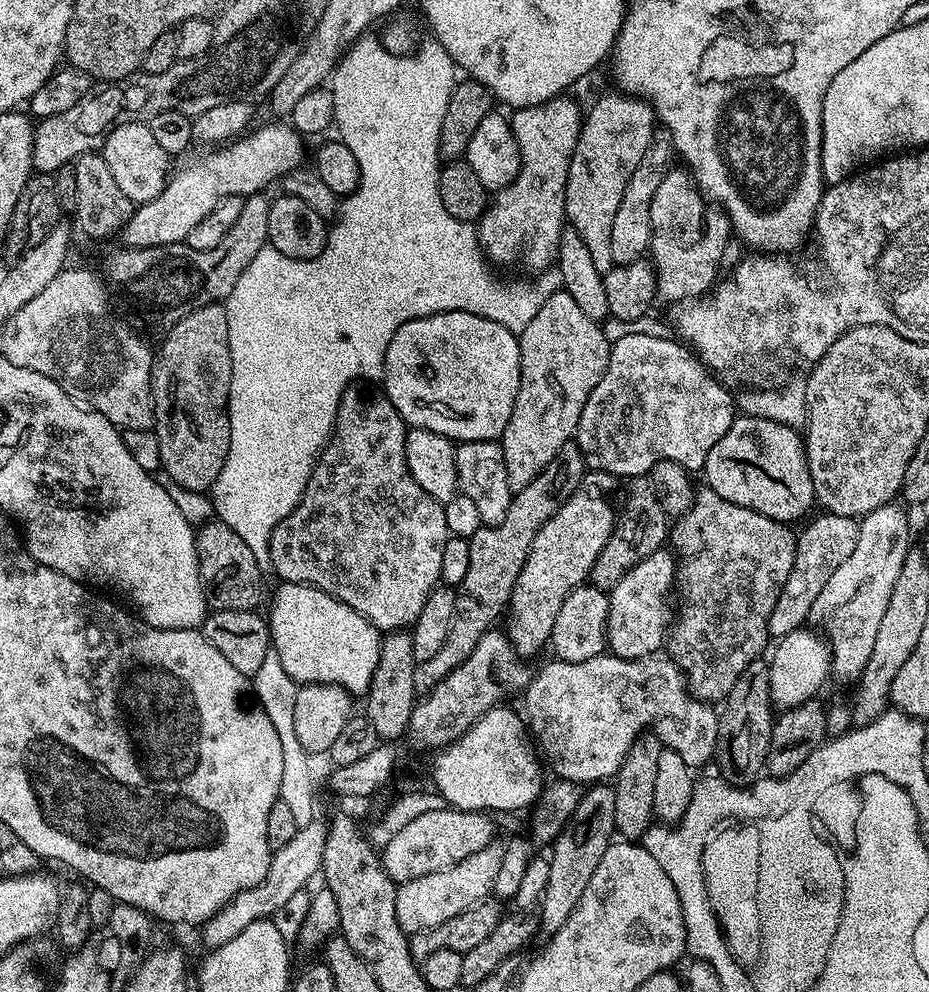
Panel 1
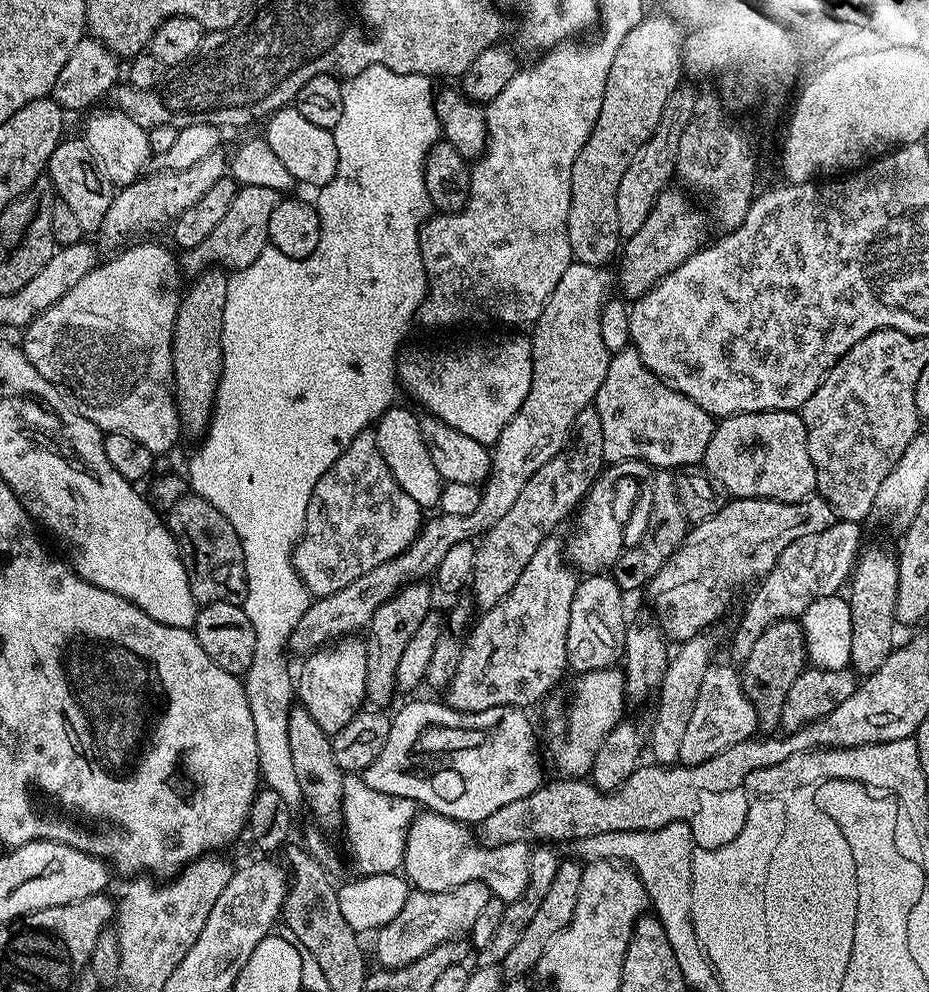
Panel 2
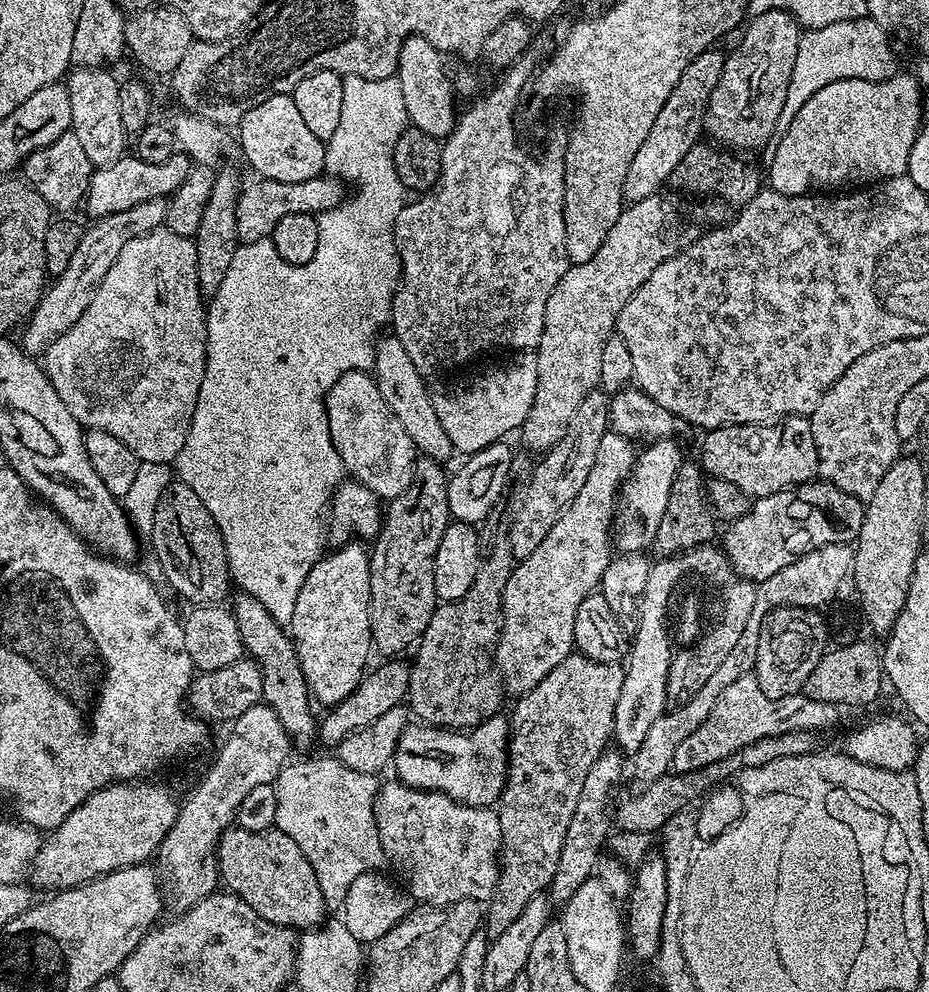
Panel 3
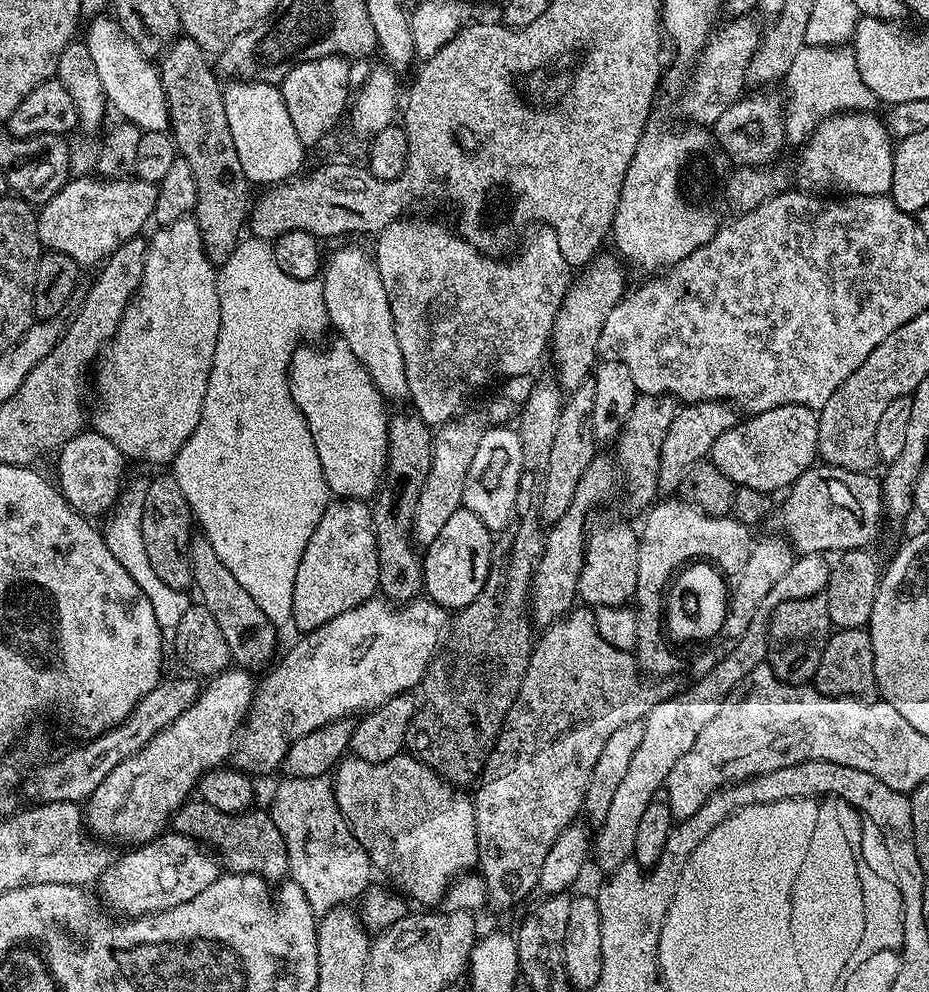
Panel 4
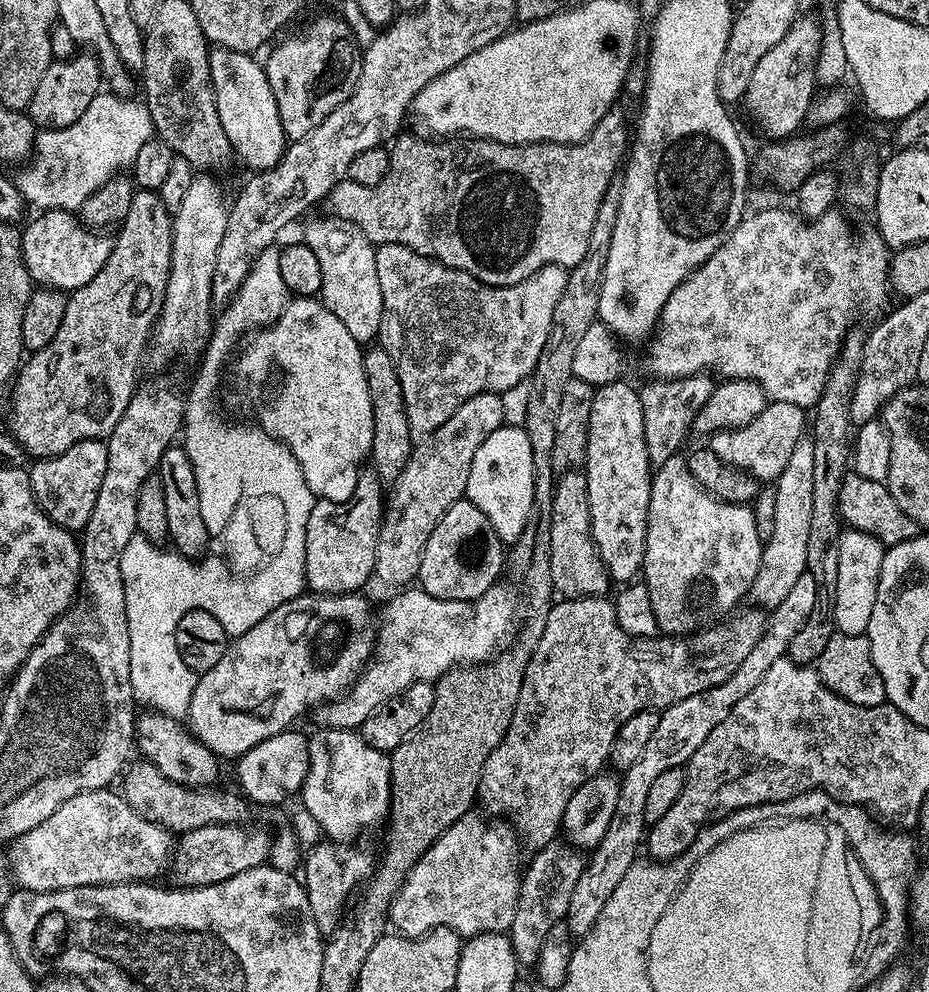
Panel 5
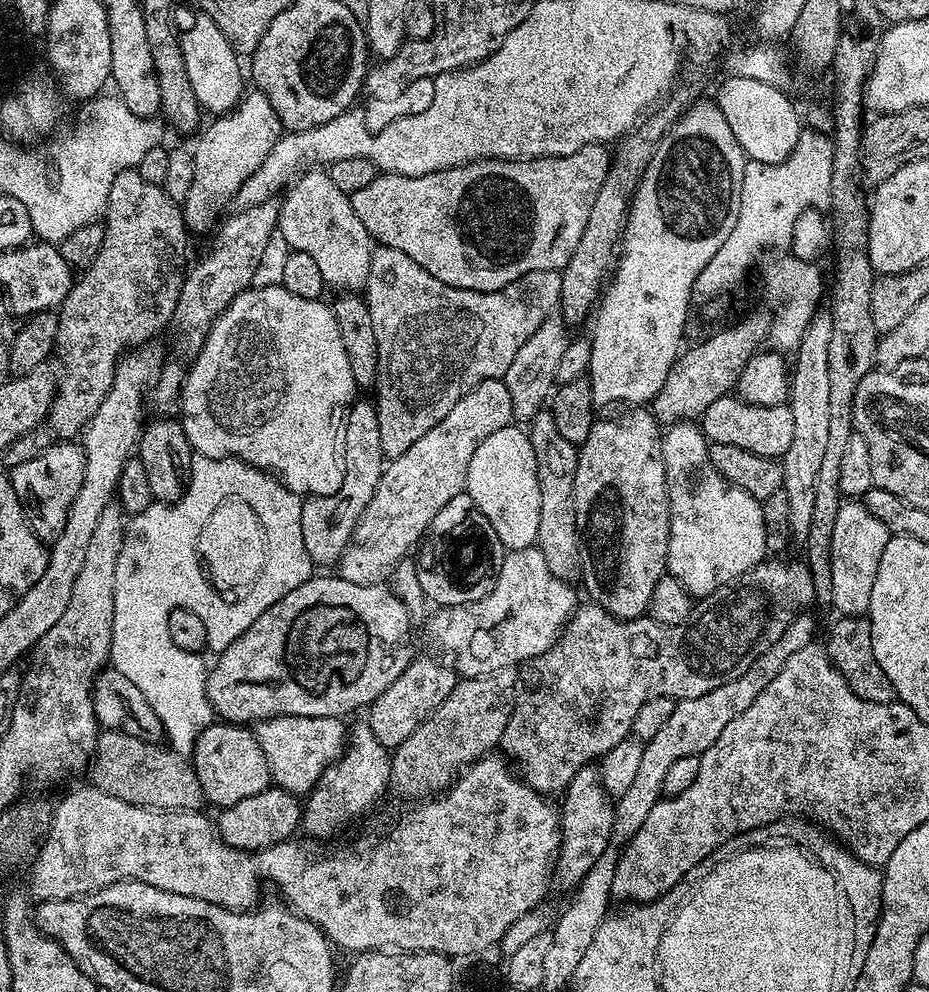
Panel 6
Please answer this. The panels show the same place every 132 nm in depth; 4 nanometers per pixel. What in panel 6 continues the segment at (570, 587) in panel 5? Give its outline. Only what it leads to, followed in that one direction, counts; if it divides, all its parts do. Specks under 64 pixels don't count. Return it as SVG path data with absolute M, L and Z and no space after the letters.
M541 410L526 428L534 446L534 458L538 466L538 534L535 547L546 558L546 567L554 578L575 581L580 575L580 535L574 514L574 474L578 466L577 445L562 438L558 426L554 426L551 411Z

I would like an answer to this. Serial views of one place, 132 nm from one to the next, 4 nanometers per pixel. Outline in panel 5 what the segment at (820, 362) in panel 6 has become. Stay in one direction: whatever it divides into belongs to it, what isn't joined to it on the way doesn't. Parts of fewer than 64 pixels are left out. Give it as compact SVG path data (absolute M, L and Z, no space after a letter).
M801 435L800 441L790 450L786 470L774 482L776 490L774 509L774 530L768 541L763 543L762 562L754 578L750 600L761 610L771 610L790 594L798 578L808 571L806 541L810 535L810 513L814 506L814 446L811 435Z

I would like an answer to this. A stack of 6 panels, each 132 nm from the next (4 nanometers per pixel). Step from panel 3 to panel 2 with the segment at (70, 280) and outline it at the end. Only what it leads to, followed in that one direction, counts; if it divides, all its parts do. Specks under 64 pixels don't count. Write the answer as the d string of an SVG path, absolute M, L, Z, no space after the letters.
M217 150L202 162L194 162L194 166L186 166L186 170L154 170L153 173L141 175L139 179L121 187L113 195L110 202L110 210L106 212L106 218L98 229L99 235L104 235L108 240L120 240L123 236L131 234L135 228L144 228L147 224L164 224L175 220L182 210L194 206L218 178L222 178L229 171L230 164L223 156L223 151Z

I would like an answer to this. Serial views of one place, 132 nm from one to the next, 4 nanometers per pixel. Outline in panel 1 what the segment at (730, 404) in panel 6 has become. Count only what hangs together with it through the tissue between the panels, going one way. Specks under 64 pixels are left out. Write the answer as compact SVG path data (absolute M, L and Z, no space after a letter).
M737 415L730 430L726 430L726 434L718 438L714 450L706 454L702 475L708 479L705 480L707 487L715 490L722 498L726 498L726 502L749 508L771 520L793 522L792 520L798 519L799 516L807 517L809 515L807 512L816 504L805 437L797 429L785 428L783 424L775 424L761 416Z

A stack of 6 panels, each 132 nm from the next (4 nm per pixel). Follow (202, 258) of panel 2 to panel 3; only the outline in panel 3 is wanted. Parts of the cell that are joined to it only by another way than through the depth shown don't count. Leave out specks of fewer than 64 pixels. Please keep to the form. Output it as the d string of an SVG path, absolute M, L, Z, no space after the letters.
M327 174L310 178L306 182L274 182L263 178L253 179L253 184L241 191L236 207L237 241L249 244L259 240L269 239L274 226L286 214L306 214L307 212L319 214L336 208L346 199L346 188L339 179Z

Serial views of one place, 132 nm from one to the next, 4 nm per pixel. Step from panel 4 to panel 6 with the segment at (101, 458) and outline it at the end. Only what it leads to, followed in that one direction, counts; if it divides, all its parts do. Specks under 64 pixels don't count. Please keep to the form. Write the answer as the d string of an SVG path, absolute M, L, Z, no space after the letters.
M54 442L38 458L30 458L30 462L22 462L22 466L10 469L10 479L18 494L28 525L34 530L38 539L51 542L62 534L62 526L74 506L74 498L78 498L78 490L82 490L82 476L86 474L86 458L83 447L76 442Z

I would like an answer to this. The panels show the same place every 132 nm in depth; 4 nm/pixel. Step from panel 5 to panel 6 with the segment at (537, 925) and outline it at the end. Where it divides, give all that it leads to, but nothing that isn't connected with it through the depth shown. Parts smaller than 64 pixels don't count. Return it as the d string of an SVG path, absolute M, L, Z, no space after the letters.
M595 767L578 770L562 793L564 805L559 805L560 849L556 855L555 879L567 890L575 889L582 878L602 858L604 851L612 844L614 830L614 800L600 784L600 774Z

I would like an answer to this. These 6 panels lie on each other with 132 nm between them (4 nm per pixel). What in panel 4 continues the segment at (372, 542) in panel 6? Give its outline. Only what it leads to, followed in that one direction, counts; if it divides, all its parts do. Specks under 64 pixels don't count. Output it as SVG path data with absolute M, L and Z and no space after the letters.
M463 416L449 420L435 433L432 441L430 474L426 474L426 482L420 491L412 519L412 534L417 545L432 544L434 538L438 538L438 530L446 526L446 518L450 518L450 514L463 505L466 474L470 474L470 462L474 462L474 453L478 451L478 442L485 431L474 417Z

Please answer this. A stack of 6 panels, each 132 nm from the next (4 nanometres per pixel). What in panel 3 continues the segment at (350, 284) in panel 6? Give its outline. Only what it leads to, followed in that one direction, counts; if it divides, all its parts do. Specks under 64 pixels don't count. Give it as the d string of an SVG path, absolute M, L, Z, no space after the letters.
M391 334L385 335L377 343L376 357L371 366L371 371L378 386L379 393L385 399L390 410L394 411L398 422L405 427L406 434L414 442L417 451L427 459L441 462L454 454L454 449L446 430L442 429L442 424L438 420L437 411L432 404L432 395L429 388L426 388L427 381L421 375L414 362L406 355L406 349L402 347L402 342Z

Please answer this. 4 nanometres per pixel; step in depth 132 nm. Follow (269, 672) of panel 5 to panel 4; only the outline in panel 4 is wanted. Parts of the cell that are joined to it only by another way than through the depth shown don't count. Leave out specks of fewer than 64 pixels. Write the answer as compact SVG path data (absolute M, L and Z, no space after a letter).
M235 666L229 667L207 681L184 713L170 726L166 726L156 737L132 757L119 762L112 773L107 774L102 784L86 801L86 828L93 836L105 841L121 840L124 846L139 846L156 839L169 827L172 815L193 795L200 777L212 768L221 767L231 757L236 737L252 709L252 698L257 685L252 684L253 673Z

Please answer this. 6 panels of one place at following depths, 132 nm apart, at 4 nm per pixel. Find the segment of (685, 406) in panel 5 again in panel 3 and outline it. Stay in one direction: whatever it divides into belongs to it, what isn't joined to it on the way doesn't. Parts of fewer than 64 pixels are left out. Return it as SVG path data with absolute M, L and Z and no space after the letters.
M609 430L598 446L598 458L594 458L594 466L590 466L590 474L586 478L582 490L574 494L574 498L565 506L559 518L550 526L546 538L542 538L538 550L523 557L513 567L510 582L506 582L506 590L502 598L502 627L500 639L496 642L494 663L500 673L505 693L523 694L534 690L558 662L562 662L574 652L574 618L578 618L578 606L582 606L582 598L597 591L600 579L606 566L614 558L614 513L618 503L618 493L624 479L636 467L638 448L622 434Z

